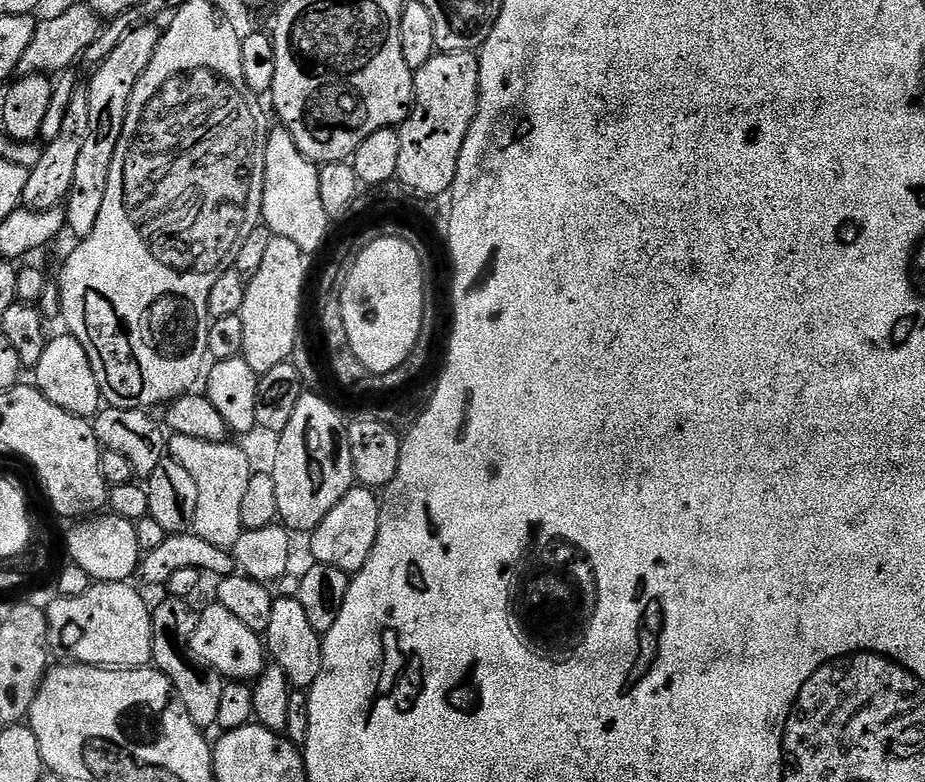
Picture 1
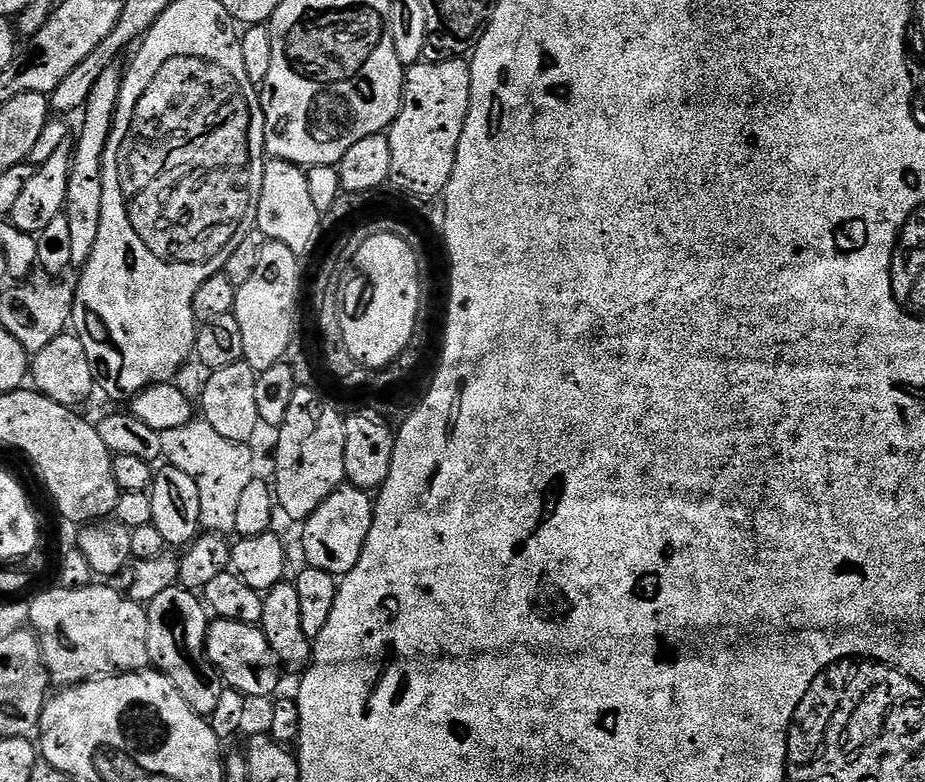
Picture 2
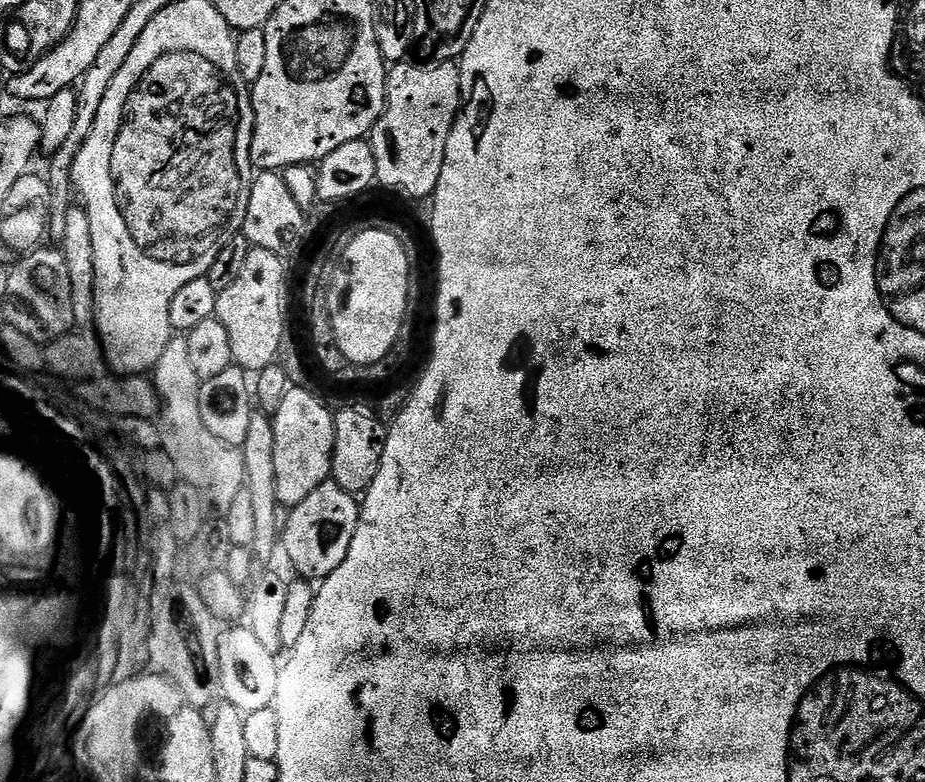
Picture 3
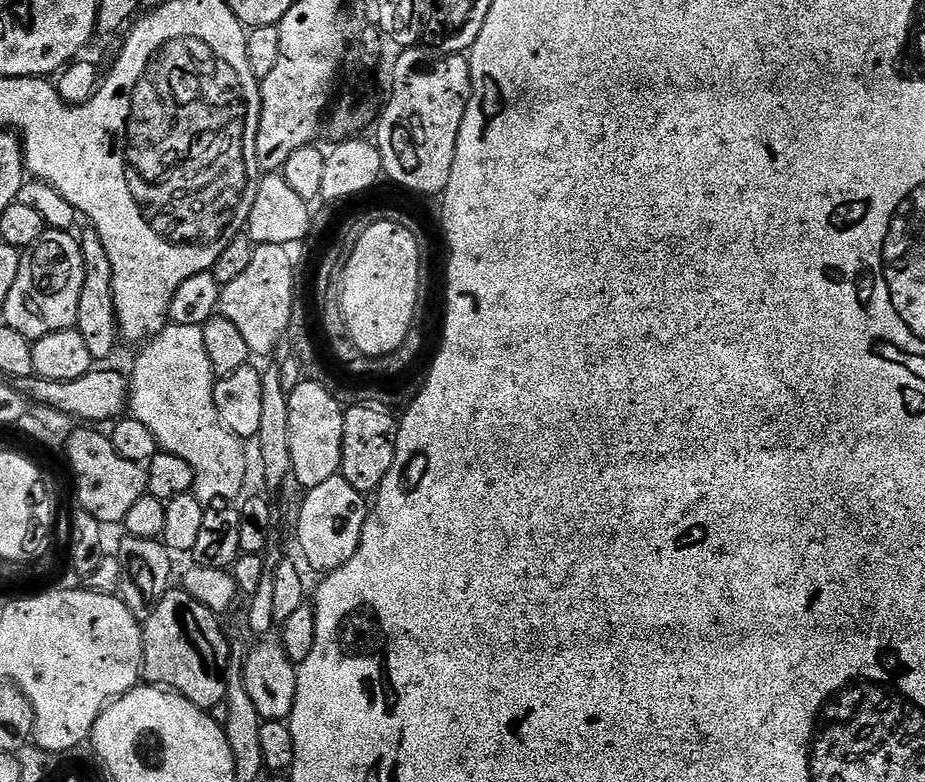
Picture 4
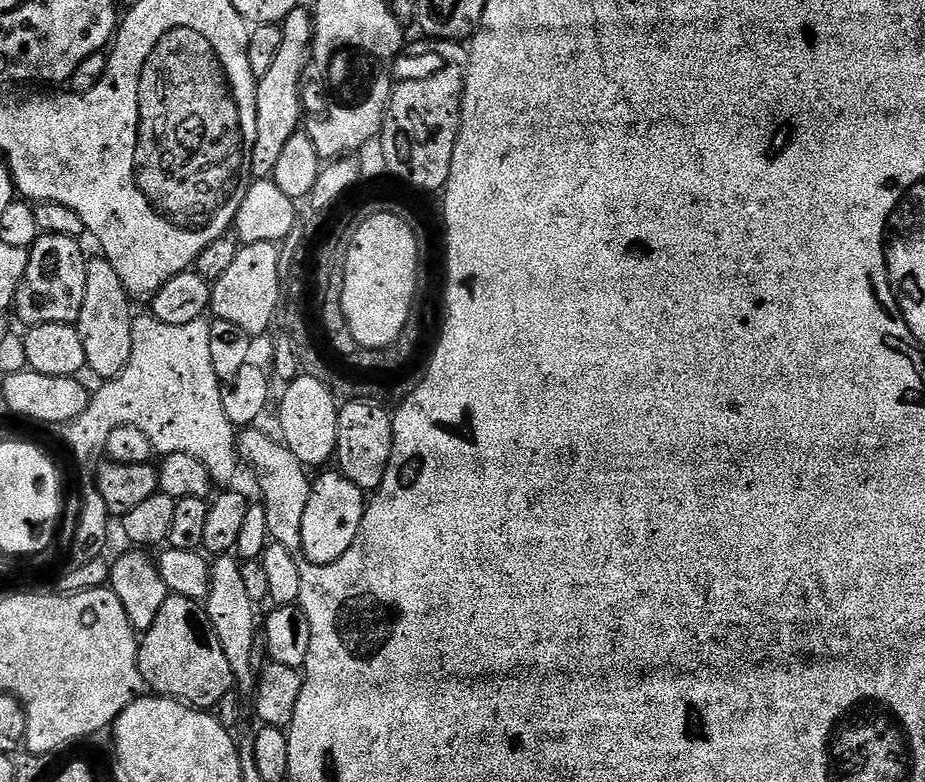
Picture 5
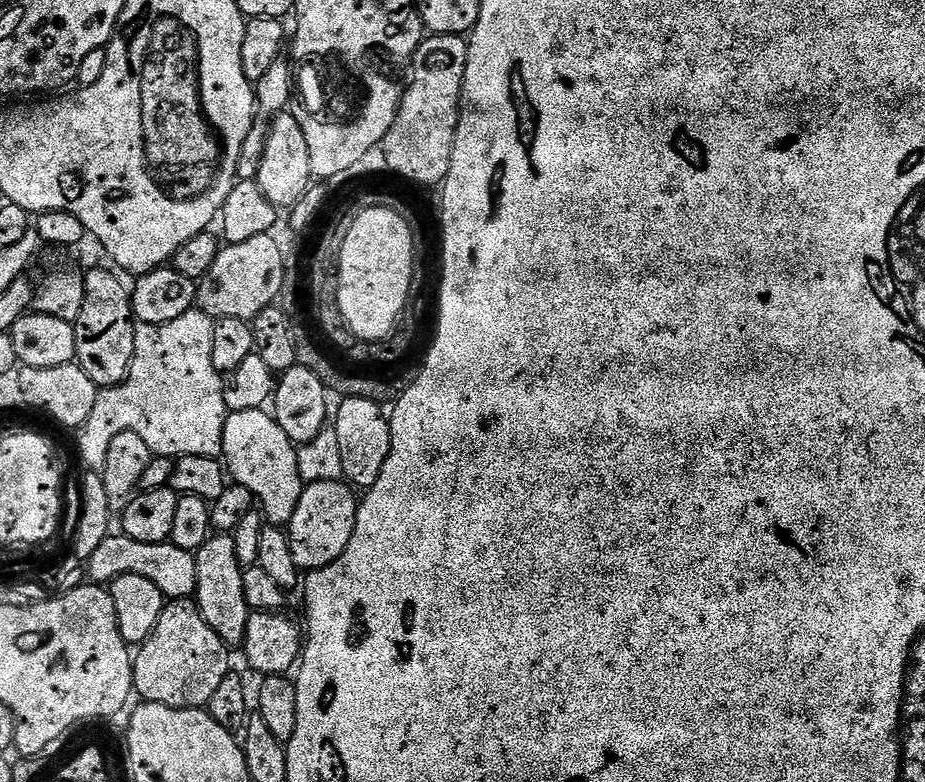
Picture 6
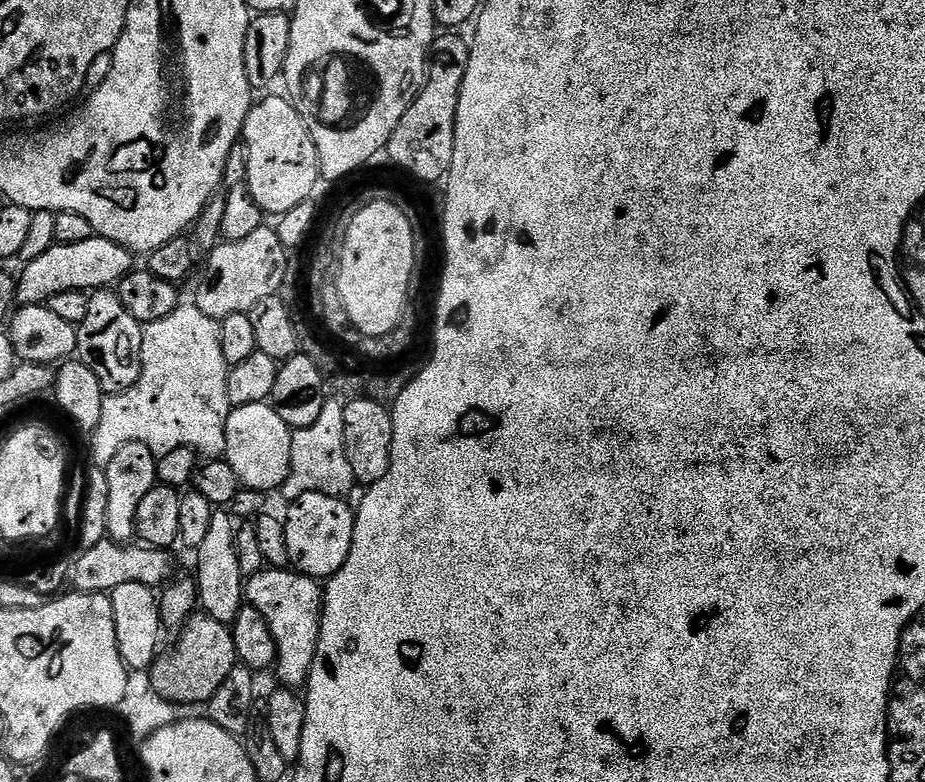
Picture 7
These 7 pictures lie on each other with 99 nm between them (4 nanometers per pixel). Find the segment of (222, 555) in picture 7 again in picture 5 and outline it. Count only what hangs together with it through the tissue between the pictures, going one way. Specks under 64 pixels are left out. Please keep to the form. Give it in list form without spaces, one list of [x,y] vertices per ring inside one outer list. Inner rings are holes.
[[[235,555],[217,556],[211,561],[212,577],[206,601],[208,623],[211,624],[226,662],[230,662],[232,675],[237,681],[244,680],[252,672],[252,655],[258,652],[258,616],[257,605],[252,603],[250,594],[246,594],[246,585],[242,583],[241,561]]]

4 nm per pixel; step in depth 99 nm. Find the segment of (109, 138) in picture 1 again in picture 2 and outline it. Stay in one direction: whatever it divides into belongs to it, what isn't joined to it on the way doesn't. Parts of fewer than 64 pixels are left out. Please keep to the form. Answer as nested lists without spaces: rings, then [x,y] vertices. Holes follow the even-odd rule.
[[[116,66],[107,68],[102,78],[94,82],[94,90],[90,90],[90,98],[84,103],[82,109],[84,125],[80,128],[80,141],[75,141],[72,153],[72,169],[63,214],[70,222],[72,263],[76,266],[88,263],[90,254],[94,250],[94,242],[98,242],[98,226],[102,226],[104,155],[114,126],[120,87],[124,81],[121,69],[118,69],[119,67]]]

